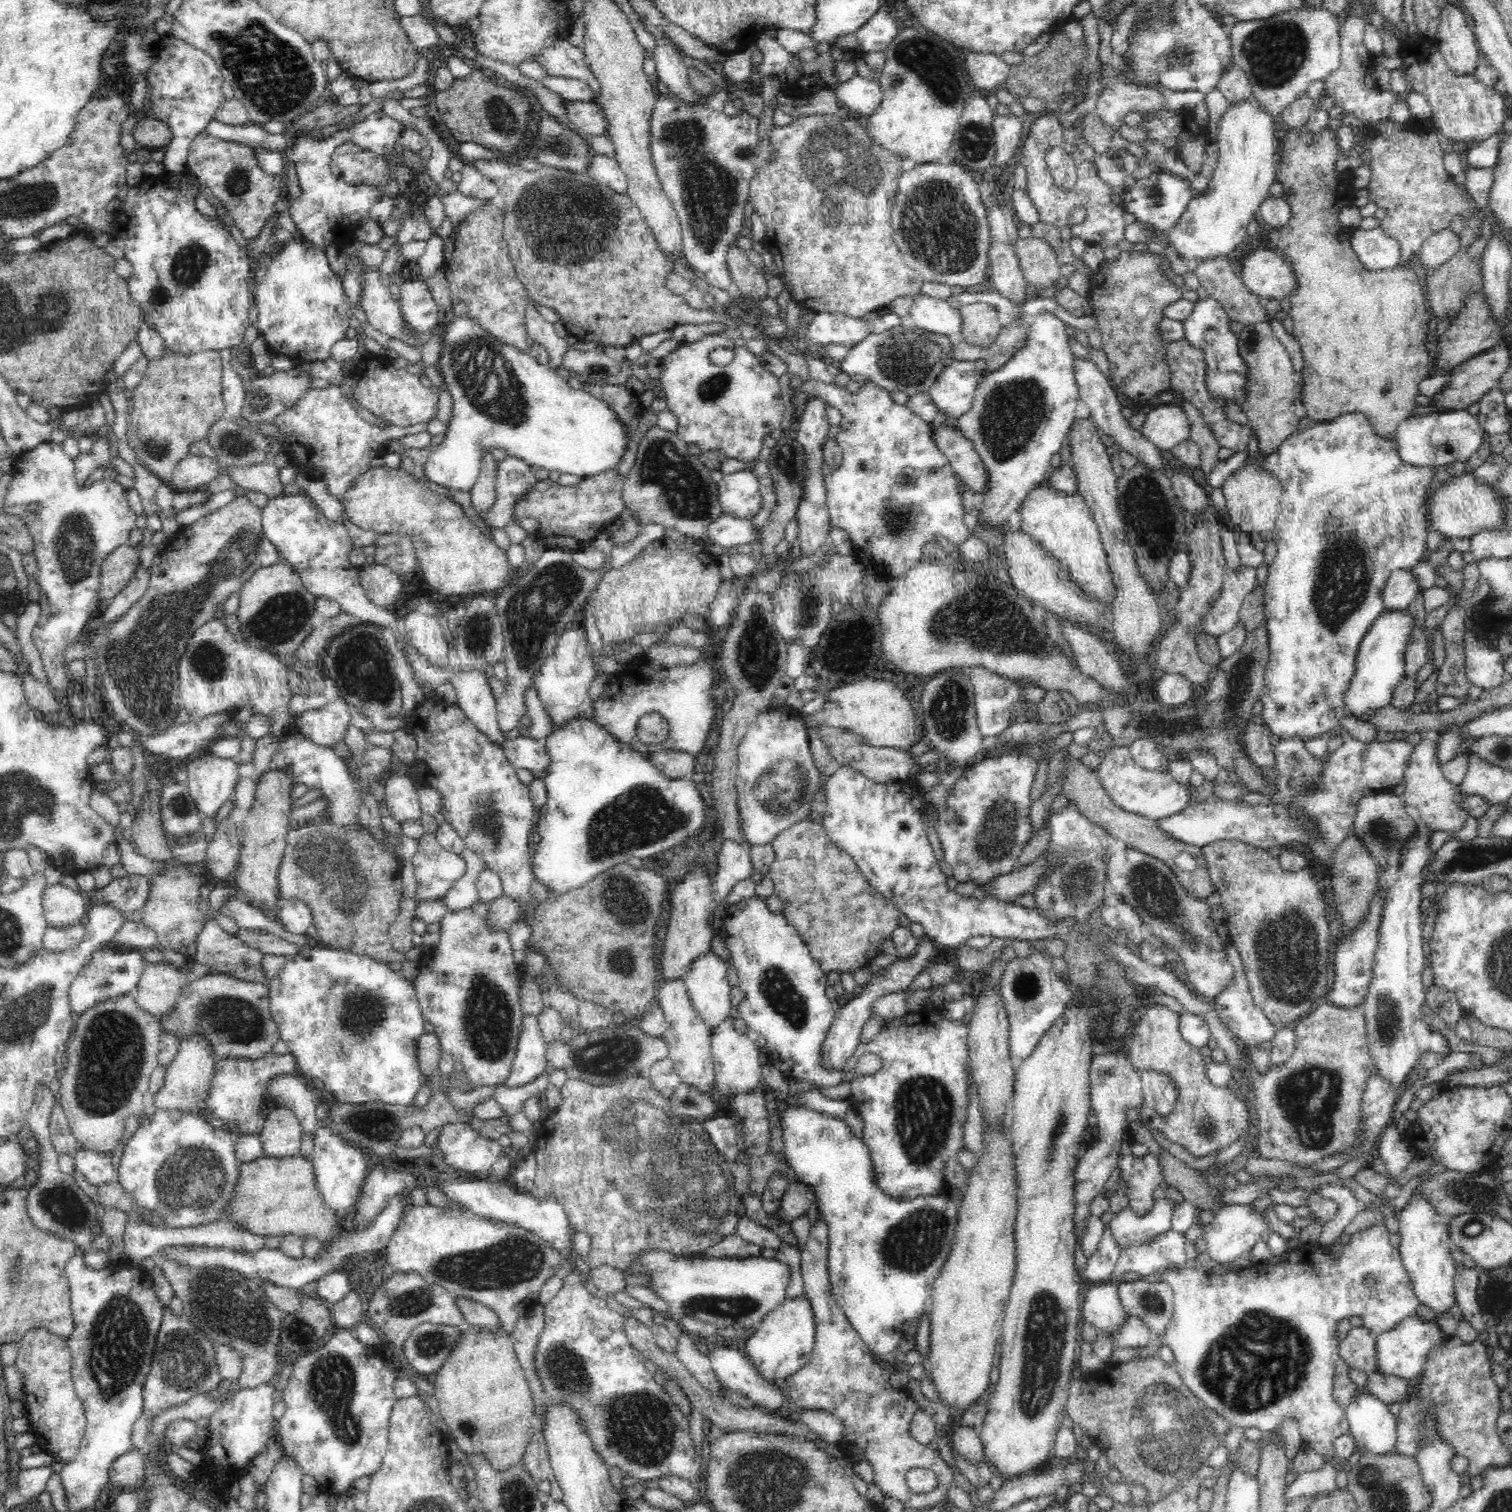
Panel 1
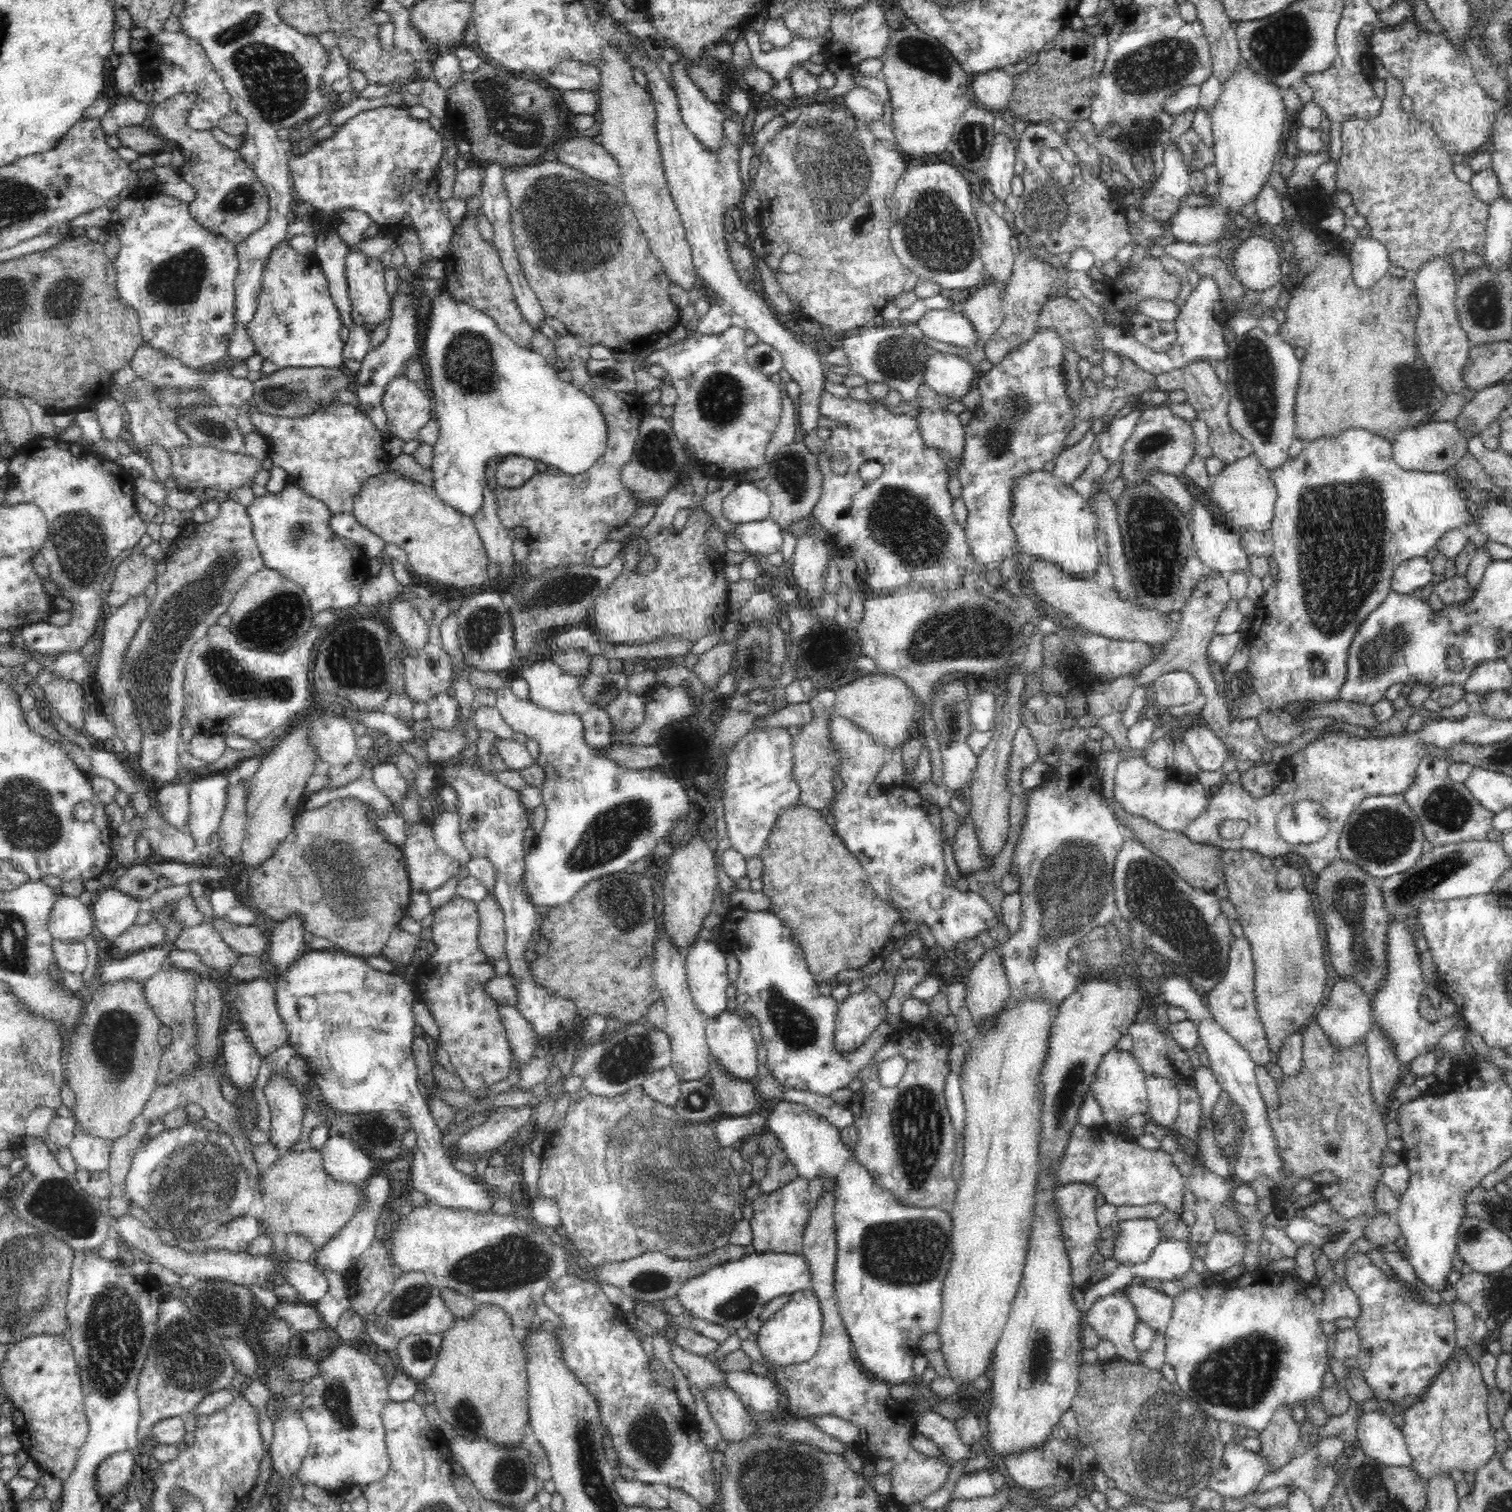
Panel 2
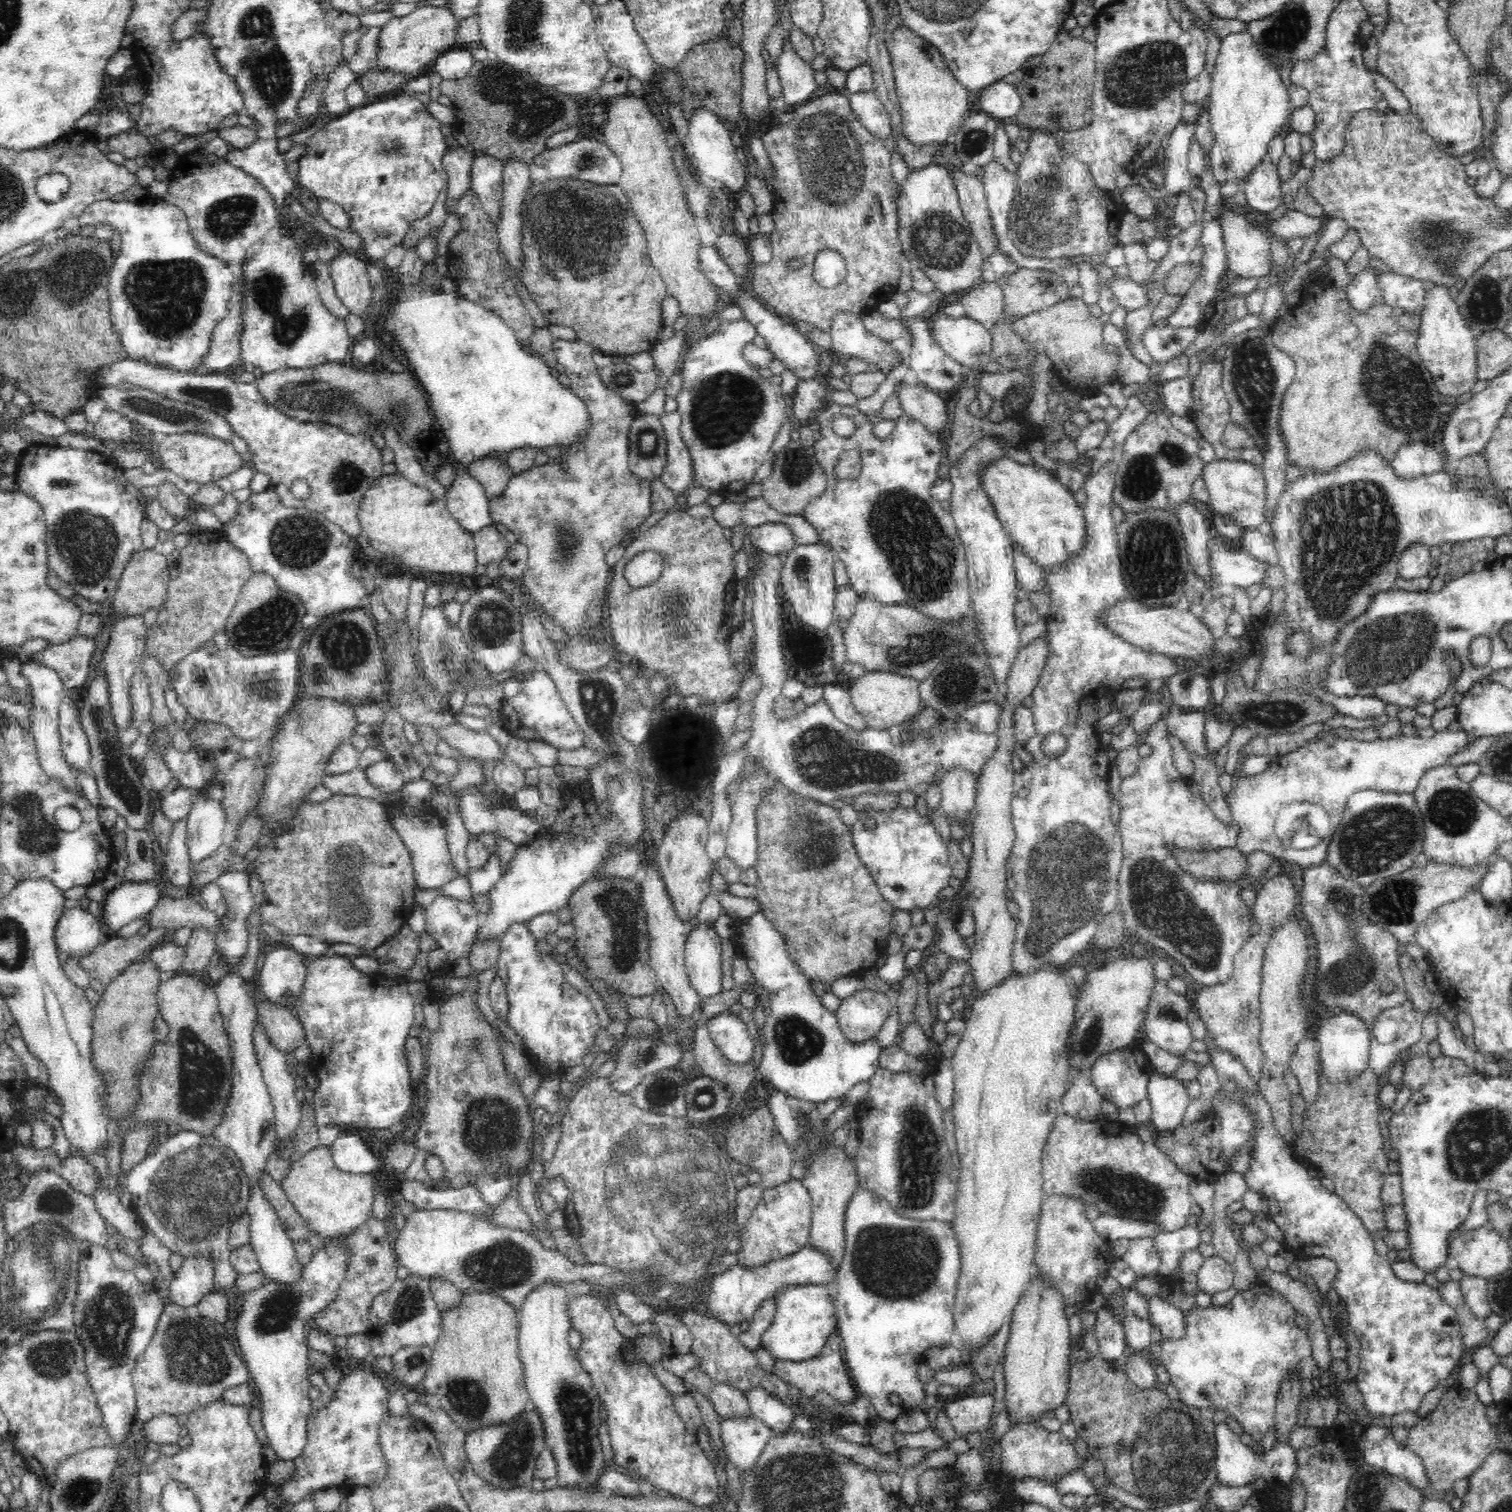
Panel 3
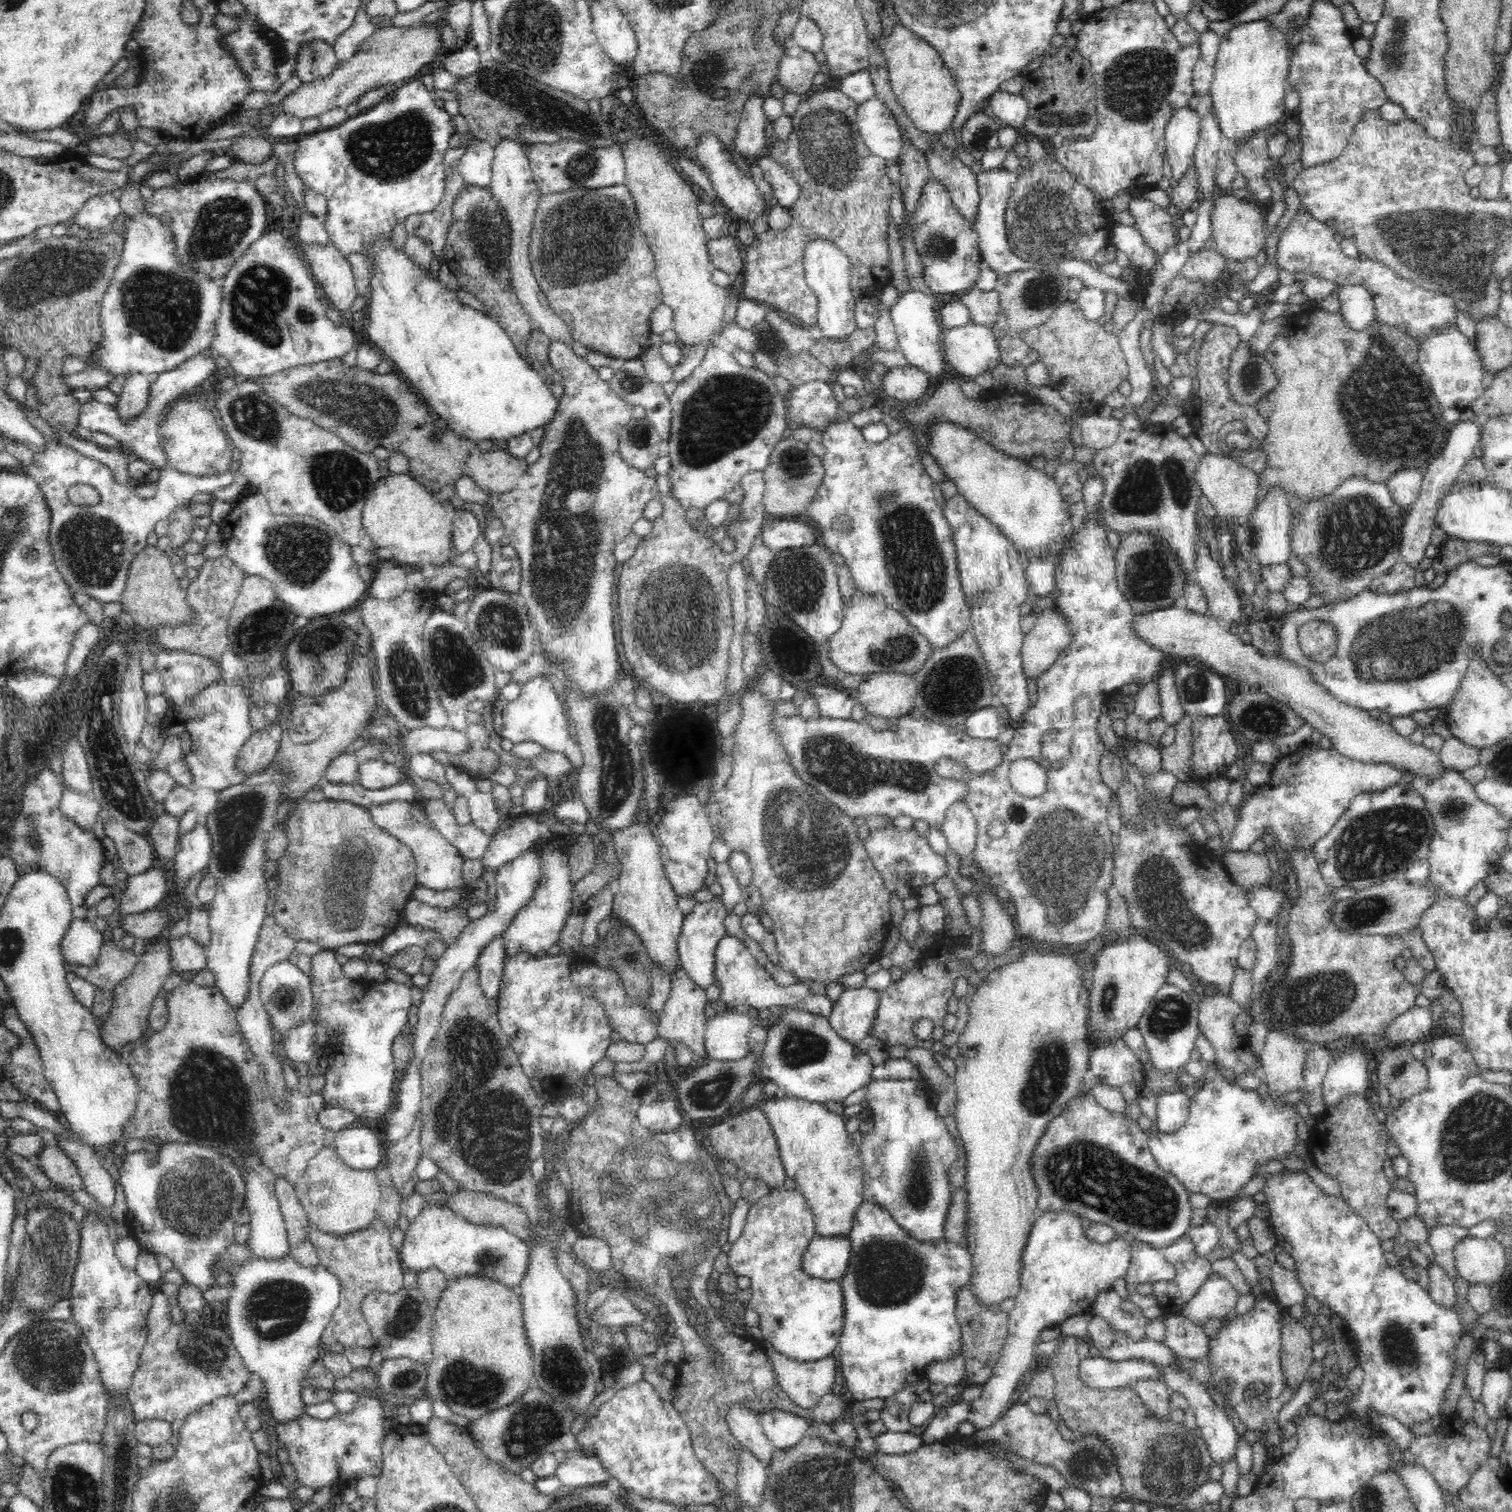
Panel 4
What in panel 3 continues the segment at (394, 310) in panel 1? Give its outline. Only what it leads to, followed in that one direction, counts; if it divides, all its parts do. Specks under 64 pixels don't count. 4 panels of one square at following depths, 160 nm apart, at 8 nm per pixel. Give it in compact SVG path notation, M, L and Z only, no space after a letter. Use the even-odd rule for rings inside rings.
M344 249L328 263L338 298L350 313L361 317L371 310L370 298L374 290L368 280L368 265L359 253Z

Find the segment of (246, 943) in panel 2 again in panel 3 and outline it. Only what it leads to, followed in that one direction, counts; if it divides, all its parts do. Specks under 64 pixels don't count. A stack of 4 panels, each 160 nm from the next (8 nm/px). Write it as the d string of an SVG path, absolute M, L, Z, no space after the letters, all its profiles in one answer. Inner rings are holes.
M166 897L158 902L146 921L149 929L180 929L206 928L213 934L220 932L220 917L204 909L196 897L176 898Z

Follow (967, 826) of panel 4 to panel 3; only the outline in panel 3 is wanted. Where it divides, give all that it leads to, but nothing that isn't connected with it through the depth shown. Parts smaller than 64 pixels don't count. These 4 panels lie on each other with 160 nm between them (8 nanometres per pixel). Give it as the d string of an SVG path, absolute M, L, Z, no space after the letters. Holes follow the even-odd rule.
M955 765L948 768L940 782L941 801L939 806L947 818L955 818L960 824L966 824L970 812L974 810L974 788L976 778L972 772Z

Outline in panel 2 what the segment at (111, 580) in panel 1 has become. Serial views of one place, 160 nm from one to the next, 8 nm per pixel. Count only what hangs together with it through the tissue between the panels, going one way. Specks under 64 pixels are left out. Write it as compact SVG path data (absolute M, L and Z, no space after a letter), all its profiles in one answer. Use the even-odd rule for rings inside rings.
M136 552L125 558L117 567L109 595L105 598L110 606L124 606L130 598L146 592L156 575L157 560Z

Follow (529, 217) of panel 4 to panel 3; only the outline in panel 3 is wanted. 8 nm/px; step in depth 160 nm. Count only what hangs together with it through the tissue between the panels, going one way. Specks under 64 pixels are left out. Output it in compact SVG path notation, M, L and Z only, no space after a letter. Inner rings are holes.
M508 159L502 167L501 217L497 224L499 250L506 262L521 277L522 273L522 212L527 189L534 183L528 163Z

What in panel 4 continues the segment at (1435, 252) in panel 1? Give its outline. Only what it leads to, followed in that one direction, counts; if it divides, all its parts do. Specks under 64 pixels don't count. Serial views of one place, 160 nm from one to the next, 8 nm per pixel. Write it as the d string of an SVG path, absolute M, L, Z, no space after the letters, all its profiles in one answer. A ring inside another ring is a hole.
M1448 324L1439 329L1434 336L1427 337L1419 344L1419 363L1422 373L1428 377L1434 397L1441 410L1464 409L1485 394L1482 379L1485 369L1474 345L1468 343L1468 337L1458 331L1455 324Z

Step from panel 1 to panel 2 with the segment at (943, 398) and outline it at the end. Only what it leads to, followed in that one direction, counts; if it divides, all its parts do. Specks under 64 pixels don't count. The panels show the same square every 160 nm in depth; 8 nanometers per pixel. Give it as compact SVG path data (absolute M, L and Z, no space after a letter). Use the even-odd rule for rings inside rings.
M934 351L925 366L924 382L938 395L960 400L975 386L977 370L966 358Z

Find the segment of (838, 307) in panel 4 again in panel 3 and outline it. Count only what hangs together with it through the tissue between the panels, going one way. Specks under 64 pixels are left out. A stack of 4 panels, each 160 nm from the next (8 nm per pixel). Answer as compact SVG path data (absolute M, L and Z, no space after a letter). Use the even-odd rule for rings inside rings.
M826 249L817 254L813 264L813 277L822 288L834 288L846 276L846 261L838 251ZM837 312L833 316L828 335L833 345L835 356L837 358L861 358L864 362L877 364L877 371L888 374L890 370L896 368L901 361L907 362L907 349L902 351L899 342L886 342L879 337L873 336L862 323L863 319L858 315L852 315L850 312Z

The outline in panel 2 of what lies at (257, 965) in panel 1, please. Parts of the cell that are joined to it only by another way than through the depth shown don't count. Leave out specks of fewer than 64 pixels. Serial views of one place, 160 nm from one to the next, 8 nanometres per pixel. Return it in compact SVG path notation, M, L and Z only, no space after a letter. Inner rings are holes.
M209 923L184 928L180 936L172 942L179 952L194 952L214 969L226 972L239 959L239 952L234 952L222 939L220 933Z

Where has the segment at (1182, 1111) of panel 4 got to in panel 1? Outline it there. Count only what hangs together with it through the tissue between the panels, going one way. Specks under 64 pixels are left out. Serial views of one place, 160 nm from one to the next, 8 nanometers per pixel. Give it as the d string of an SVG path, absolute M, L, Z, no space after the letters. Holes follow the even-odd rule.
M1144 1070L1141 1073L1141 1087L1147 1106L1160 1116L1168 1116L1177 1102L1177 1088L1171 1076Z

